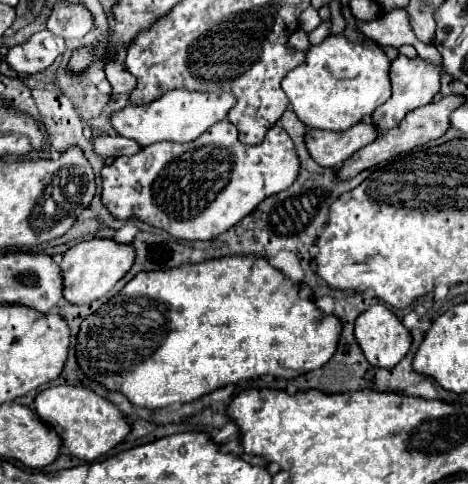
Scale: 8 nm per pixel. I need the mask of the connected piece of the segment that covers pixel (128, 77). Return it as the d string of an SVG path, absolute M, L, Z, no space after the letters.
M108 60L104 70L106 70L106 78L112 84L112 90L116 94L130 94L132 88L136 88L136 78L132 78L132 74L128 74L128 70L124 70L122 62Z

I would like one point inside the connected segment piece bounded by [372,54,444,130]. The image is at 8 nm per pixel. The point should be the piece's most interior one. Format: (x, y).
(415, 81)

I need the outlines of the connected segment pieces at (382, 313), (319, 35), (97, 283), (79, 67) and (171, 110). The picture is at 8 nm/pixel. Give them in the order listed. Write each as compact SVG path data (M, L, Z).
M372 304L356 320L356 338L372 366L396 366L412 346L412 334L384 304Z
M326 22L326 24L320 24L316 30L312 30L310 34L308 34L308 38L310 38L310 44L320 44L326 36L328 36L328 32L330 32L330 22Z
M92 238L78 242L64 254L64 260L60 264L64 274L64 298L70 304L82 306L106 296L116 286L116 282L128 274L134 260L136 250L132 244L120 244L112 238Z
M80 48L72 54L68 66L66 66L66 72L68 74L80 74L82 70L86 70L90 64L94 62L94 56L92 56L92 50L90 48Z
M172 90L160 96L156 102L142 104L142 106L126 106L124 110L112 116L112 126L118 134L136 140L142 146L150 146L154 142L170 140L170 142L190 142L196 140L200 134L206 132L212 124L228 118L228 110L232 110L236 96L232 92L188 92L188 90Z

